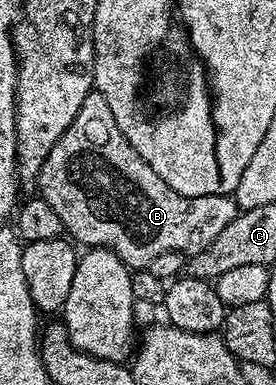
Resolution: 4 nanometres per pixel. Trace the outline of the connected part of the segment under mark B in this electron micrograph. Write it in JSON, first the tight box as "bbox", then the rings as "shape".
{"bbox":[36,91,239,270],"shape":[[[96,91],[83,99],[79,115],[51,147],[36,188],[63,219],[65,233],[78,246],[109,249],[134,270],[146,268],[164,253],[192,255],[203,251],[239,212],[232,196],[188,197],[167,187],[127,143],[107,99]]]}

